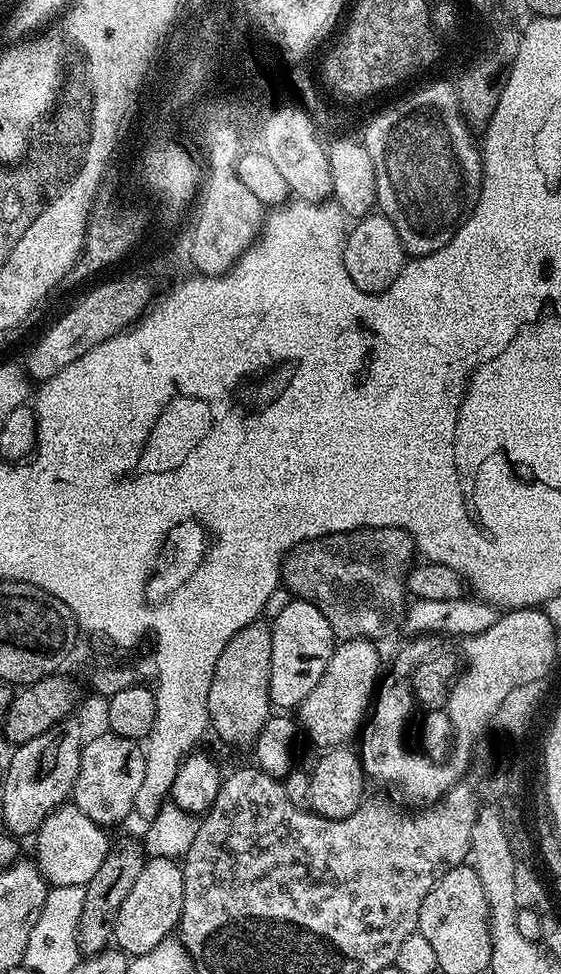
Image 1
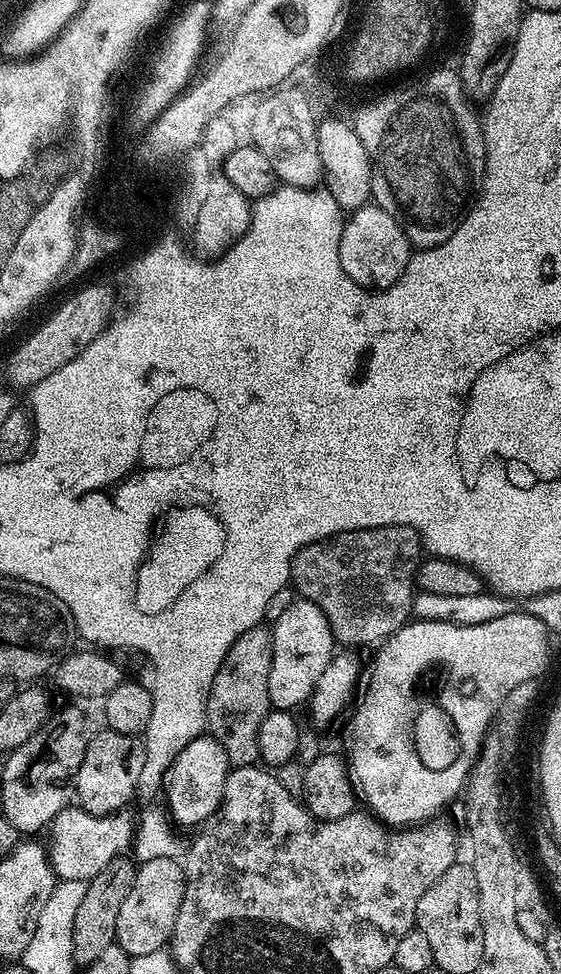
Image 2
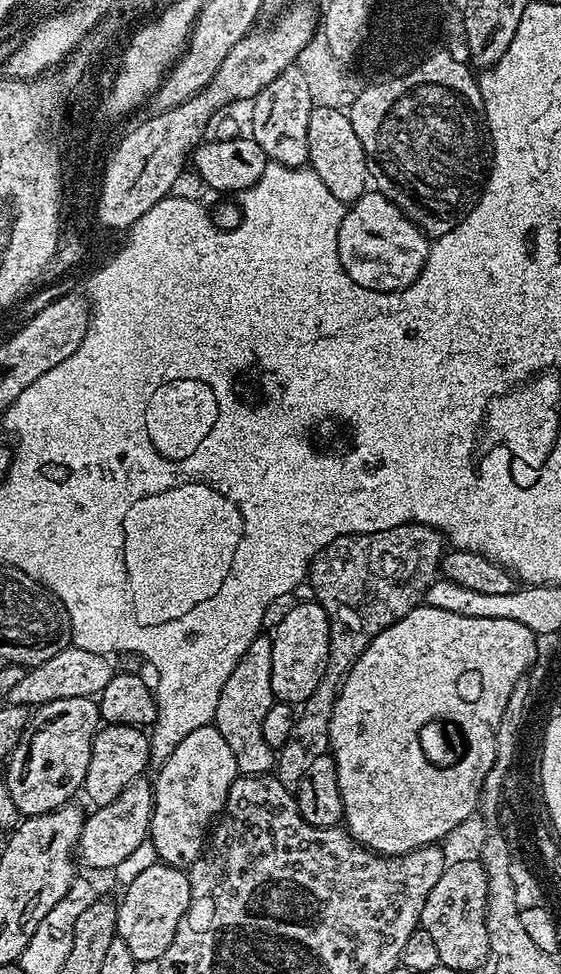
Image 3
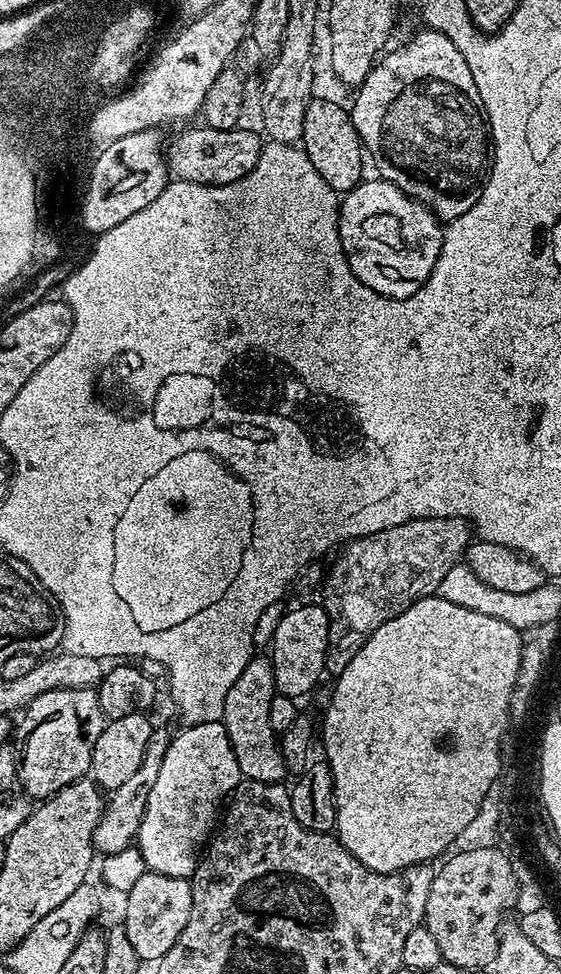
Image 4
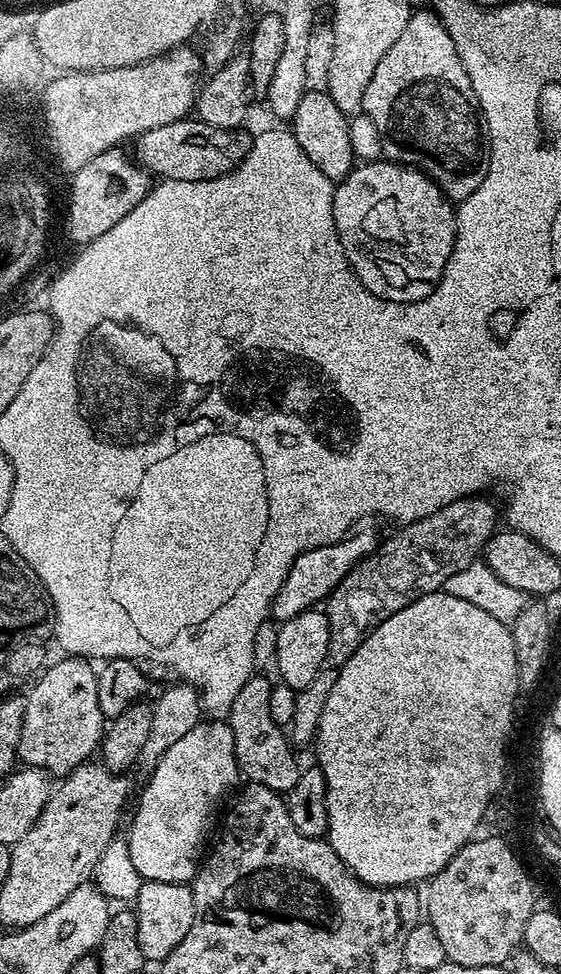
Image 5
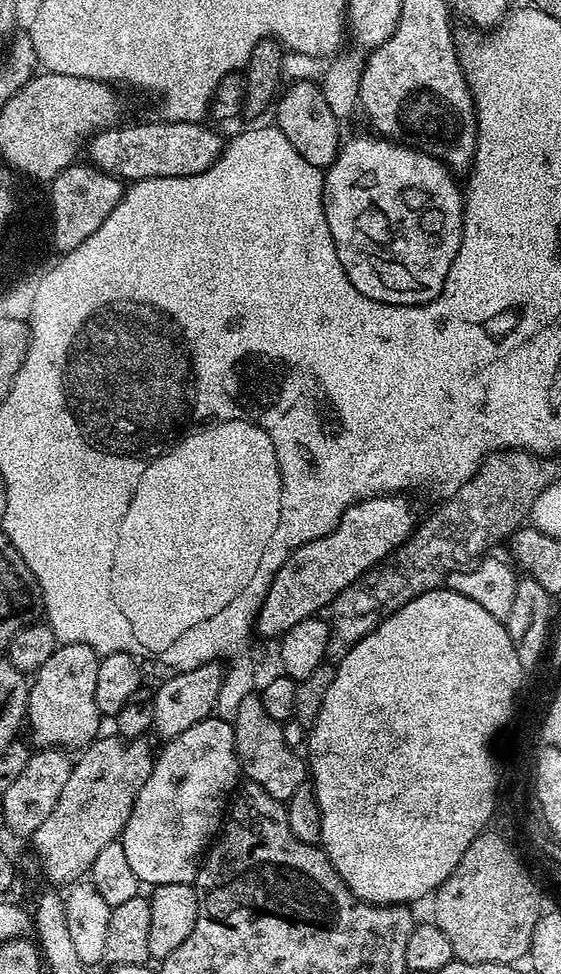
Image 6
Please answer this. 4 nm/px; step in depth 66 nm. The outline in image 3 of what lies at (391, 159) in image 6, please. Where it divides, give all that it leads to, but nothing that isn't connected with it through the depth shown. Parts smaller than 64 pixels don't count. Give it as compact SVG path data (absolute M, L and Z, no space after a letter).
M375 190L365 192L363 196L347 205L338 230L338 254L346 274L350 274L350 278L354 278L358 286L375 292L398 292L415 282L426 262L429 247L430 240L424 235L424 231L410 218L406 218L406 214L402 214L402 210L394 206L394 202L390 202Z

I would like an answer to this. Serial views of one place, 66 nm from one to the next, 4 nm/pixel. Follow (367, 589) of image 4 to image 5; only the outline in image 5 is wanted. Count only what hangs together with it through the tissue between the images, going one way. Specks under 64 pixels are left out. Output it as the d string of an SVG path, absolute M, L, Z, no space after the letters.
M477 494L466 500L455 500L450 506L426 518L413 520L410 524L397 527L395 529L397 532L385 544L383 541L376 551L355 564L344 575L342 582L338 582L338 586L326 601L326 615L330 626L327 667L339 670L350 658L350 654L358 650L365 636L378 627L383 620L390 618L390 614L398 614L398 610L405 608L411 600L417 600L431 592L441 591L450 574L458 574L458 570L466 570L466 566L477 563L478 557L484 551L485 542L498 528L496 524L498 508L484 499L488 498Z

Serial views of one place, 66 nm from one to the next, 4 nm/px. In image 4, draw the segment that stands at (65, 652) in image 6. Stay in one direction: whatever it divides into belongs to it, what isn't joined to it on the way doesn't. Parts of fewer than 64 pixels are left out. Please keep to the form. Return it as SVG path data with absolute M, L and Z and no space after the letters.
M59 688L46 690L46 694L38 694L34 702L23 709L24 728L28 737L24 740L24 748L19 749L20 769L16 779L25 797L36 802L43 802L58 790L70 786L76 780L83 780L90 773L90 758L94 758L94 742L98 742L98 734L102 734L105 726L102 706L98 706L96 688Z

